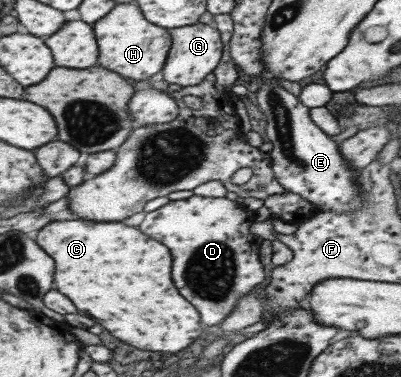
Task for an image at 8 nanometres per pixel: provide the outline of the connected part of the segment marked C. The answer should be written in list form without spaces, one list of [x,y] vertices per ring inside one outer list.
[[[75,219],[75,221],[51,221],[38,231],[39,245],[57,261],[57,289],[65,293],[79,311],[85,311],[99,319],[115,337],[125,343],[131,343],[139,349],[177,353],[193,345],[205,331],[201,315],[193,303],[189,303],[179,289],[175,287],[171,267],[173,257],[167,245],[151,239],[141,233],[137,227],[125,223],[91,223],[93,220]]]

